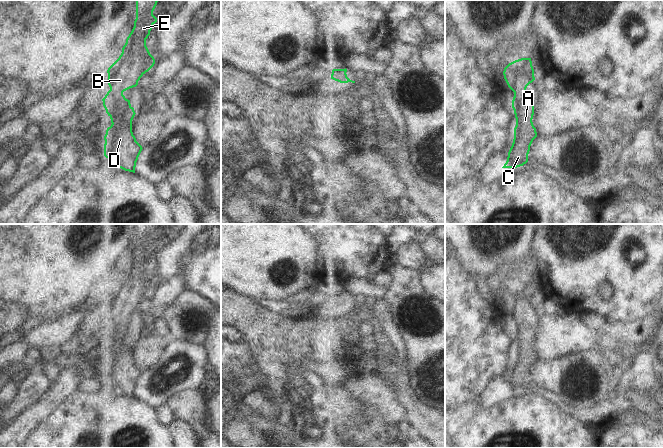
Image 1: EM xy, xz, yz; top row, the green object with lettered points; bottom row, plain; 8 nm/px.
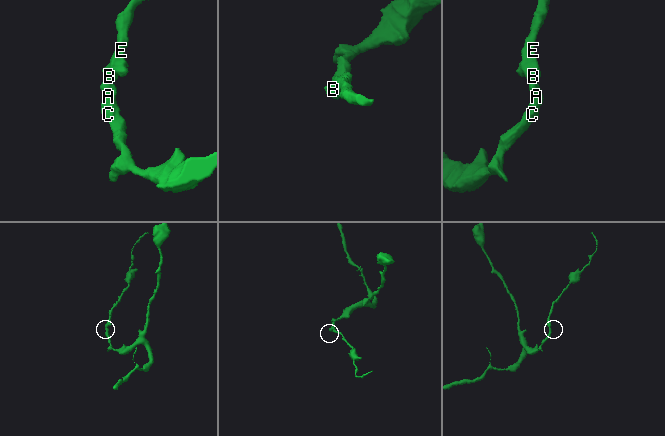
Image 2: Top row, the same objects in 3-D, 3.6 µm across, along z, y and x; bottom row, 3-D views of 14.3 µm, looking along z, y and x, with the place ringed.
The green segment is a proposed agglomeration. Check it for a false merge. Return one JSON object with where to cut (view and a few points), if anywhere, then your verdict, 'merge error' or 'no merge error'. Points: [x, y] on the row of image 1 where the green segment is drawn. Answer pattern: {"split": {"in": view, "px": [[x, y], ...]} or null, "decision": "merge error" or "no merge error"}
{"split": null, "decision": "no merge error"}

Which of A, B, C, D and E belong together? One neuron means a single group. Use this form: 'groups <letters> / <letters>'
groups A B C D E

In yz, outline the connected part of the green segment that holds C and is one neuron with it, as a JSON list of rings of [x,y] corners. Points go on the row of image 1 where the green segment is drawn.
[[[521,58],[509,63],[503,71],[504,79],[508,87],[514,92],[512,108],[516,118],[514,139],[508,152],[507,161],[502,168],[517,168],[528,162],[528,154],[533,140],[537,137],[536,128],[532,119],[534,115],[534,103],[532,97],[526,91],[527,86],[535,80],[531,58]]]

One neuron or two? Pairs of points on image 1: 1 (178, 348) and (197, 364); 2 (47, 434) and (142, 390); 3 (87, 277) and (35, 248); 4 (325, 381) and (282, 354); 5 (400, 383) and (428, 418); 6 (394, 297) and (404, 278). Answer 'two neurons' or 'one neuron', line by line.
1: one neuron
2: two neurons
3: one neuron
4: two neurons
5: one neuron
6: one neuron

